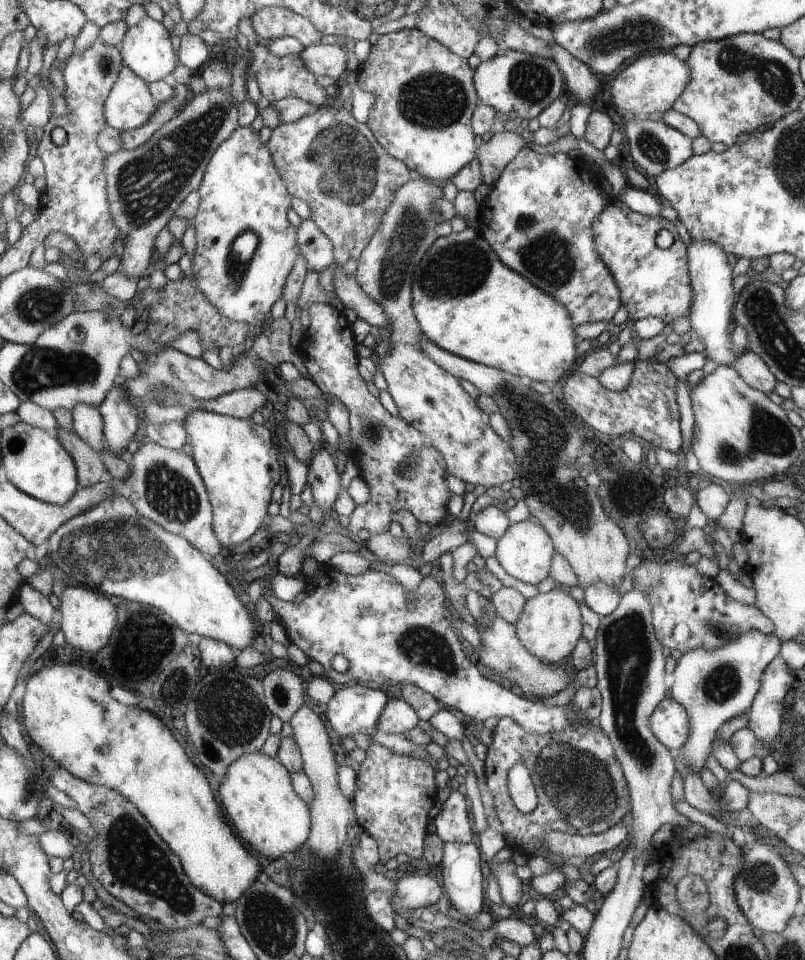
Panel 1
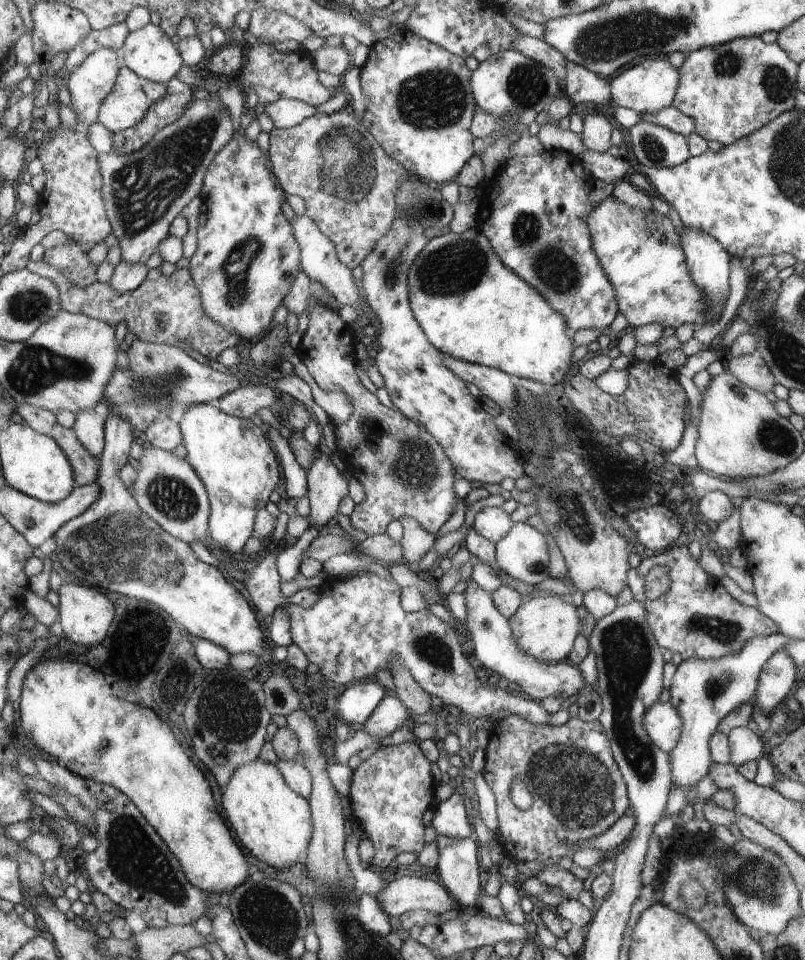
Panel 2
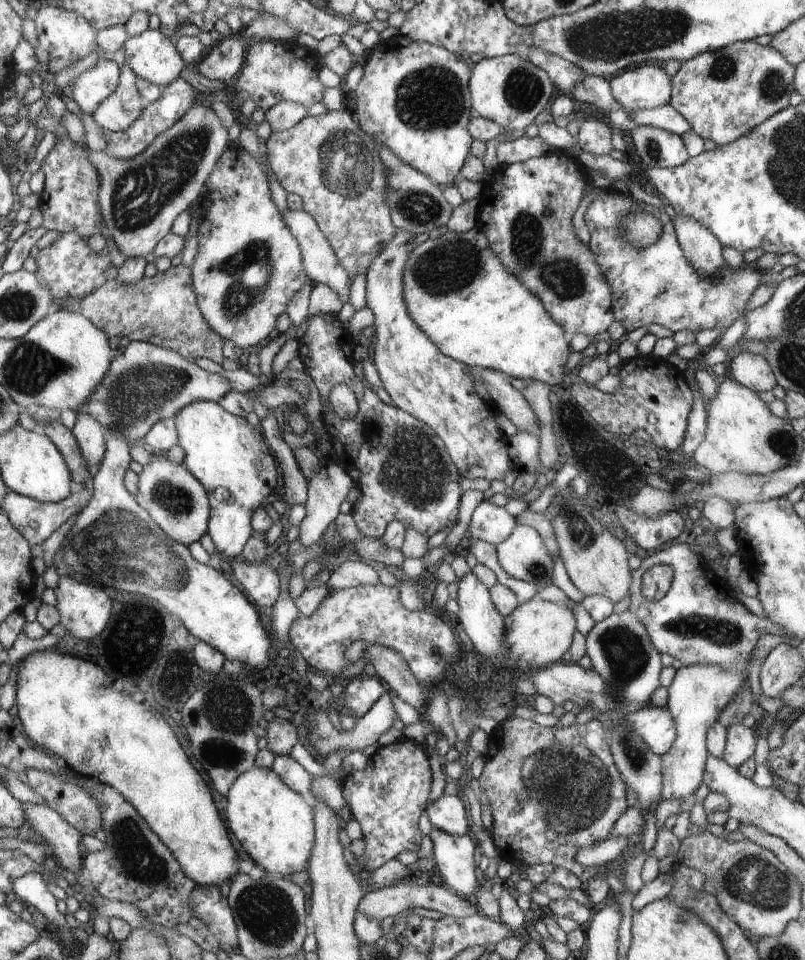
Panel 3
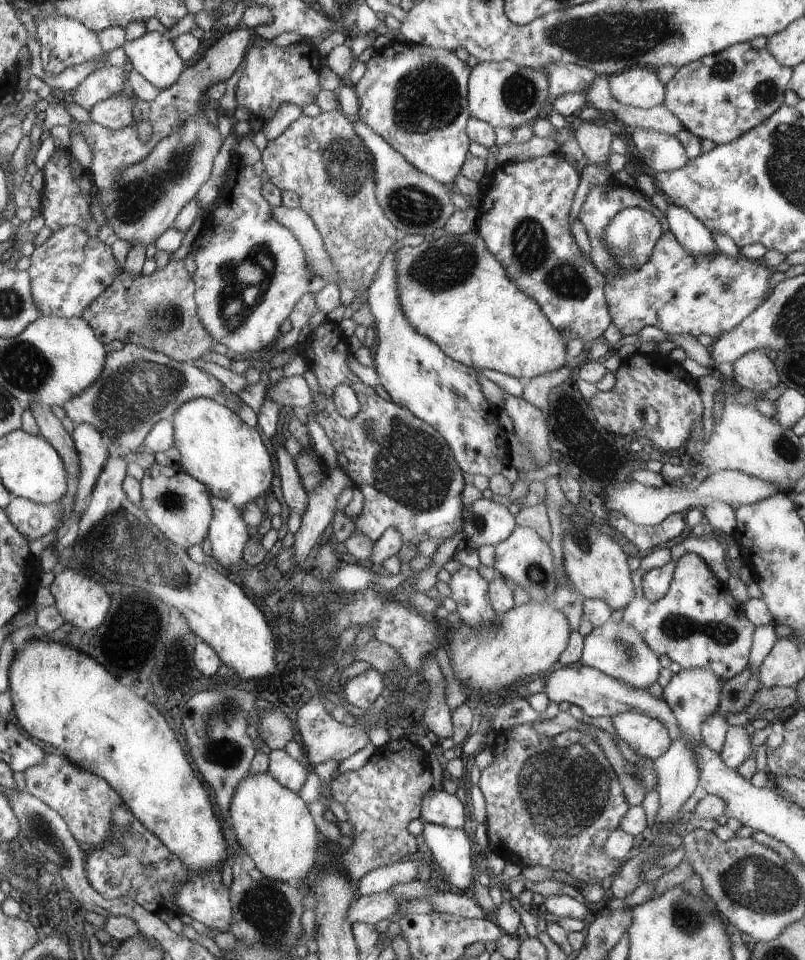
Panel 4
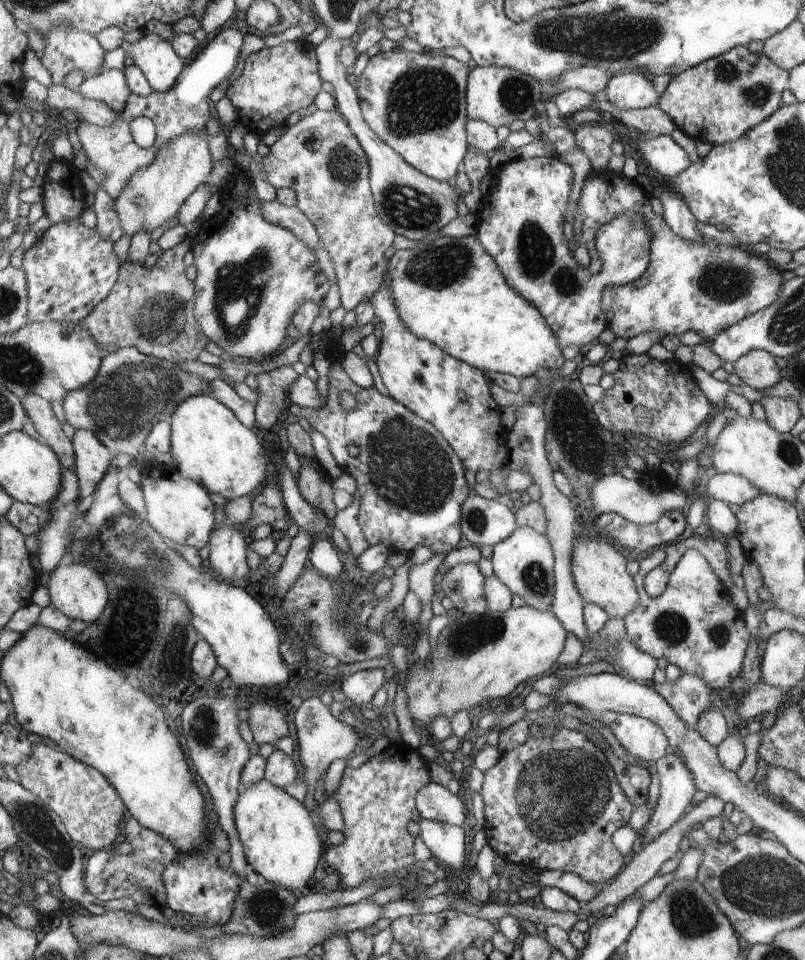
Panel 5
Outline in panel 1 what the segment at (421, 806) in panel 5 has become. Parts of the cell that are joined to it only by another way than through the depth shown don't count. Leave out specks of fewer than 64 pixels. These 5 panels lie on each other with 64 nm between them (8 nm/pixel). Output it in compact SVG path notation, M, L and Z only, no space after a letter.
M453 790L434 819L434 830L444 843L469 843L474 838L470 814L469 800L461 792Z

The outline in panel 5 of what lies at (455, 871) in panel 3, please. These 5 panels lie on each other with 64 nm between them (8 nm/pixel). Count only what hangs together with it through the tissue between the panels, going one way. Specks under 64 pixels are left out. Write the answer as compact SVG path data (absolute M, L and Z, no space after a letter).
M422 819L416 831L420 840L431 850L432 857L437 858L438 864L444 864L447 870L462 870L466 834L460 825Z

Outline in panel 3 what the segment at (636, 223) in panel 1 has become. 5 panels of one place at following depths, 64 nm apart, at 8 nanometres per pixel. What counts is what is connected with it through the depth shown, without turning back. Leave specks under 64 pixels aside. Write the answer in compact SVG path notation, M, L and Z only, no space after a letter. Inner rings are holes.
M612 188L602 189L594 197L585 212L584 222L591 234L590 248L593 248L596 261L612 290L613 315L627 333L648 324L662 324L674 333L691 330L697 334L714 328L724 333L738 318L744 316L748 298L762 282L762 272L756 270L755 262L745 263L739 270L726 264L719 277L706 278L688 259L677 239L673 220L664 209L653 207L630 195L617 193ZM632 211L653 214L663 224L660 238L641 251L625 241L619 229L622 215Z

